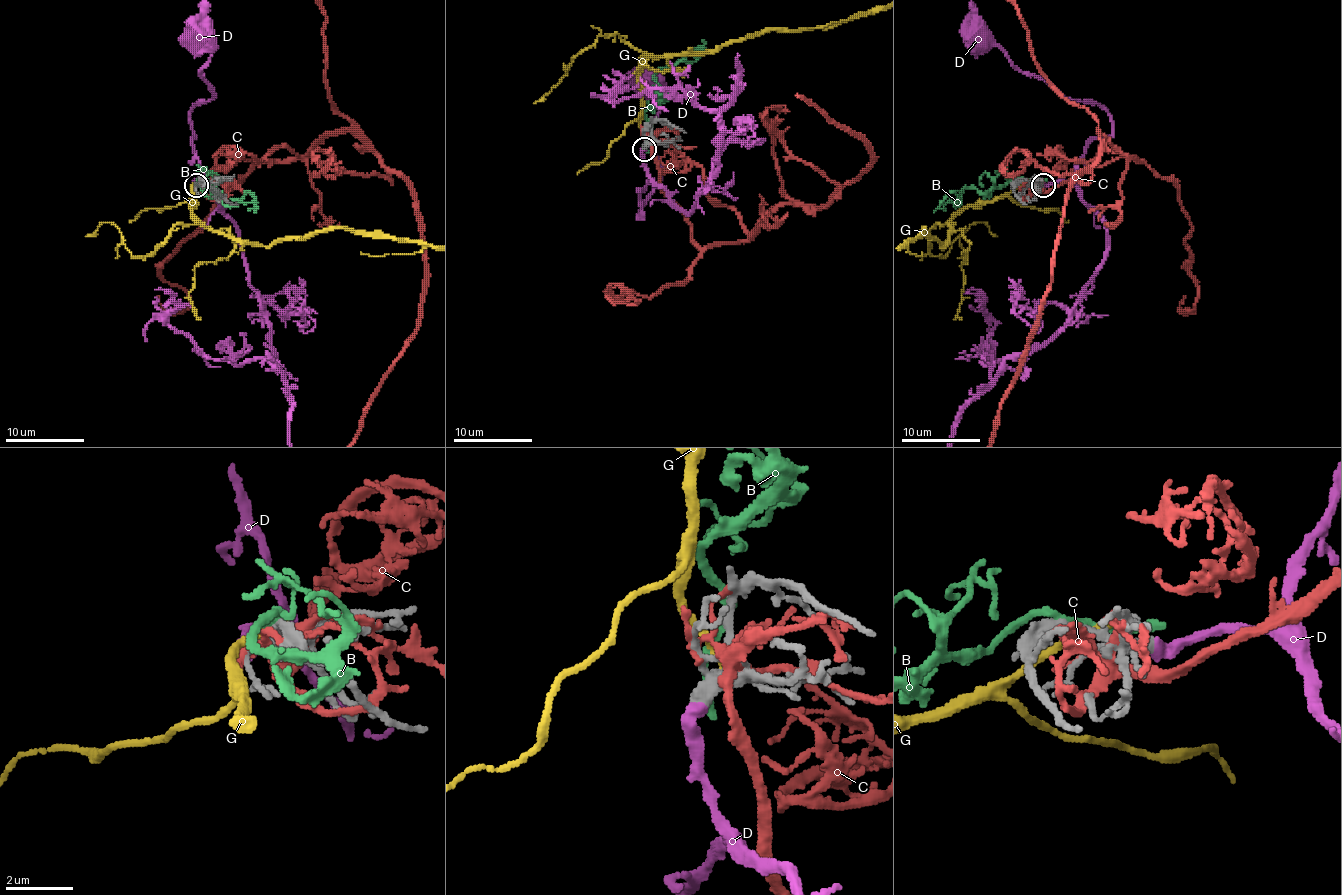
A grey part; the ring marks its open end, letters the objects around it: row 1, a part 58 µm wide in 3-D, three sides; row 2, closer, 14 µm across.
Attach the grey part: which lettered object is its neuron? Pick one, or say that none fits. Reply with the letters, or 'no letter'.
D

